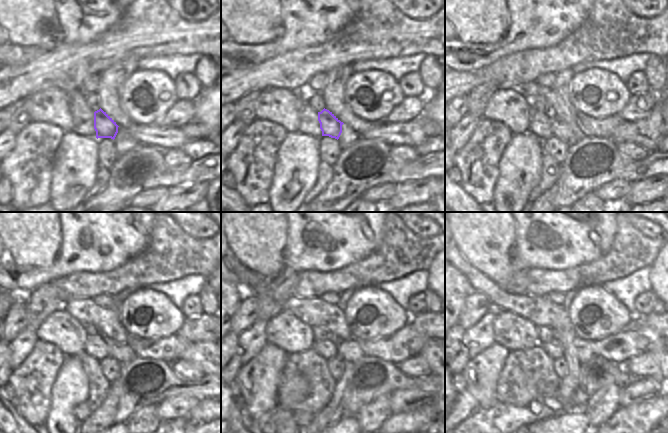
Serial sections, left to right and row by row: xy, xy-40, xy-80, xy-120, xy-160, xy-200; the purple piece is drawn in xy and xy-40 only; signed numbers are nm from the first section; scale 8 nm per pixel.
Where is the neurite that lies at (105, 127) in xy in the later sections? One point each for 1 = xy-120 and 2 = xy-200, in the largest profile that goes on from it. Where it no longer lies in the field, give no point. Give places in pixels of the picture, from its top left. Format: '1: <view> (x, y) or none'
1: xy-120 (120, 351)
2: xy-200 (584, 351)

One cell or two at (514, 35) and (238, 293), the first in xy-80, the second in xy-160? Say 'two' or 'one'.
two

